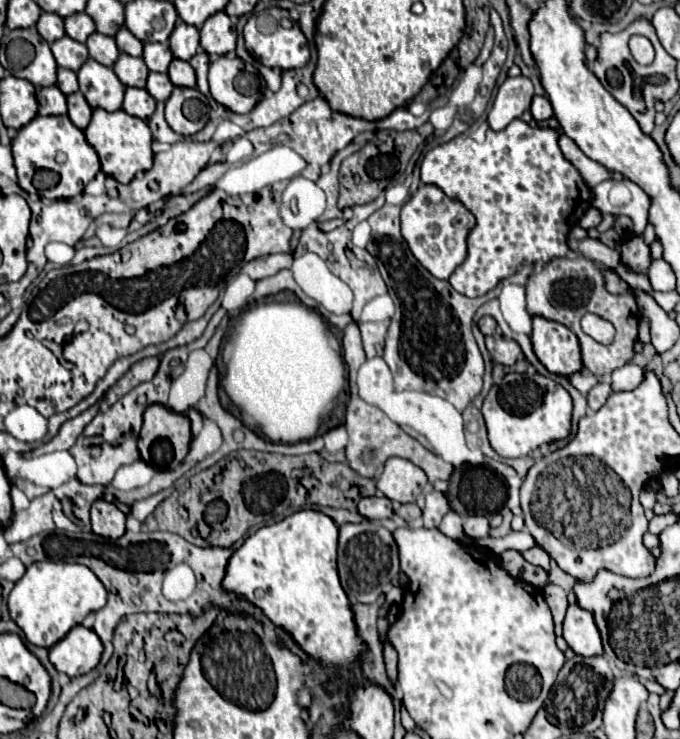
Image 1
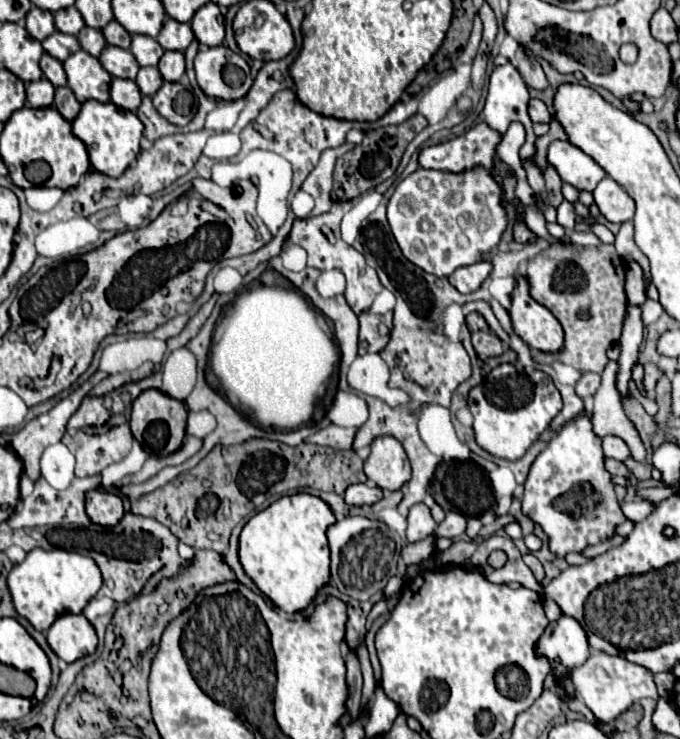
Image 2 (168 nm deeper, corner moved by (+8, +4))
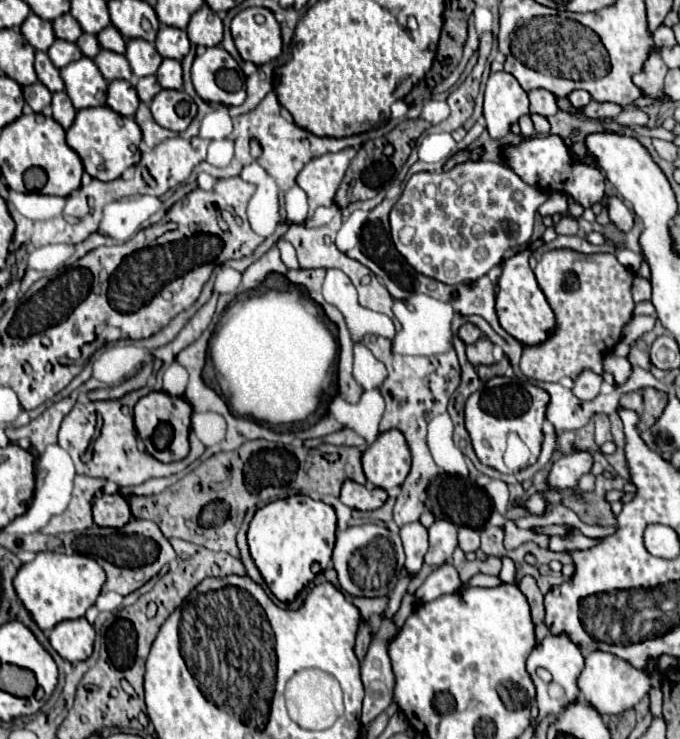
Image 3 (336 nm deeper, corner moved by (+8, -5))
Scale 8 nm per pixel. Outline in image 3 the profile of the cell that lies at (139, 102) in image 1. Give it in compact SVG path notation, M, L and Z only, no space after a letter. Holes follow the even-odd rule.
M110 82L108 86L108 106L122 114L122 116L134 116L140 100L130 82Z

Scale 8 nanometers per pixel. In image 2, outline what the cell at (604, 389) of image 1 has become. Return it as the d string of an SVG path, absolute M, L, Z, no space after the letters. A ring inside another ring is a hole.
M582 373L580 381L576 383L576 393L584 399L596 393L596 389L600 387L600 375L598 373Z

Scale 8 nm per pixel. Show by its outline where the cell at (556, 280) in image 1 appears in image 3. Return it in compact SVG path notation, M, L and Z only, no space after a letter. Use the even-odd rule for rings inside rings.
M550 250L544 252L534 268L536 280L540 290L544 292L550 308L556 314L556 332L552 338L541 346L524 346L520 368L528 378L542 380L542 382L558 382L564 376L580 376L584 370L592 370L596 374L604 372L602 360L604 354L610 352L622 338L622 328L632 318L634 300L632 300L632 280L634 274L624 268L614 254L580 254L574 250Z

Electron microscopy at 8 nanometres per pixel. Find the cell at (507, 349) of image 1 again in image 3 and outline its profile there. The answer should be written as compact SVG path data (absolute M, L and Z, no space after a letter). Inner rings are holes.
M481 337L478 342L466 346L466 356L472 365L494 364L494 356L492 356L492 348L494 344L485 337Z

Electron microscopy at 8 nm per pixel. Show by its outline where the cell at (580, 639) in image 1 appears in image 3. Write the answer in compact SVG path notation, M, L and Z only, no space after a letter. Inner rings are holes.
M548 634L542 642L536 644L536 648L530 652L528 656L528 662L526 662L526 668L536 684L536 702L538 702L538 708L540 708L540 714L542 716L548 716L548 714L560 714L566 710L568 704L572 702L578 702L580 700L580 692L578 692L578 686L576 686L576 678L578 674L582 672L584 668L584 656L580 652L580 648L570 640L568 634ZM538 668L546 668L550 670L552 674L552 682L550 684L542 684L542 680L538 678L536 670Z

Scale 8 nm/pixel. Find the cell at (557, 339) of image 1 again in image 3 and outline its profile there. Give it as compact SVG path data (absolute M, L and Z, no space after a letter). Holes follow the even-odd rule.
M538 239L531 243L528 250L504 260L502 276L500 276L500 284L498 284L498 294L496 294L496 312L500 318L500 326L524 346L540 346L556 330L554 312L548 306L548 302L546 302L546 298L544 298L544 294L534 278L532 268L528 266L528 256L531 256L532 252L543 244L543 240Z

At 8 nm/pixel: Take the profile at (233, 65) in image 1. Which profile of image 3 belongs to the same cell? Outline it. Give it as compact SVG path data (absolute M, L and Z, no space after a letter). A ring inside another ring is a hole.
M222 46L206 48L204 54L198 54L192 64L192 82L202 100L220 102L226 106L240 106L246 100L246 92L226 92L218 84L218 74L220 70L228 68L228 58L232 56Z

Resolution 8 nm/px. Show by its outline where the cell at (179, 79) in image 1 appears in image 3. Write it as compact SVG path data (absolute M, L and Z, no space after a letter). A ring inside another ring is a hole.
M166 58L160 64L160 68L156 72L156 78L158 78L162 88L180 90L182 88L182 66L180 66L180 62L172 62L170 58Z

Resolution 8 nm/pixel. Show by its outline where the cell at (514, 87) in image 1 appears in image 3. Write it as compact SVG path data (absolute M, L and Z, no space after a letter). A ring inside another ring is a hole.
M508 72L490 74L484 90L486 130L494 140L504 138L512 124L528 114L528 96Z

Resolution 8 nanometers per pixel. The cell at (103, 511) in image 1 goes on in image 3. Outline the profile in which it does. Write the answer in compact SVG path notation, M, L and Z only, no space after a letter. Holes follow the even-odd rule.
M102 494L92 502L92 518L98 526L120 528L130 520L130 506L120 494Z

